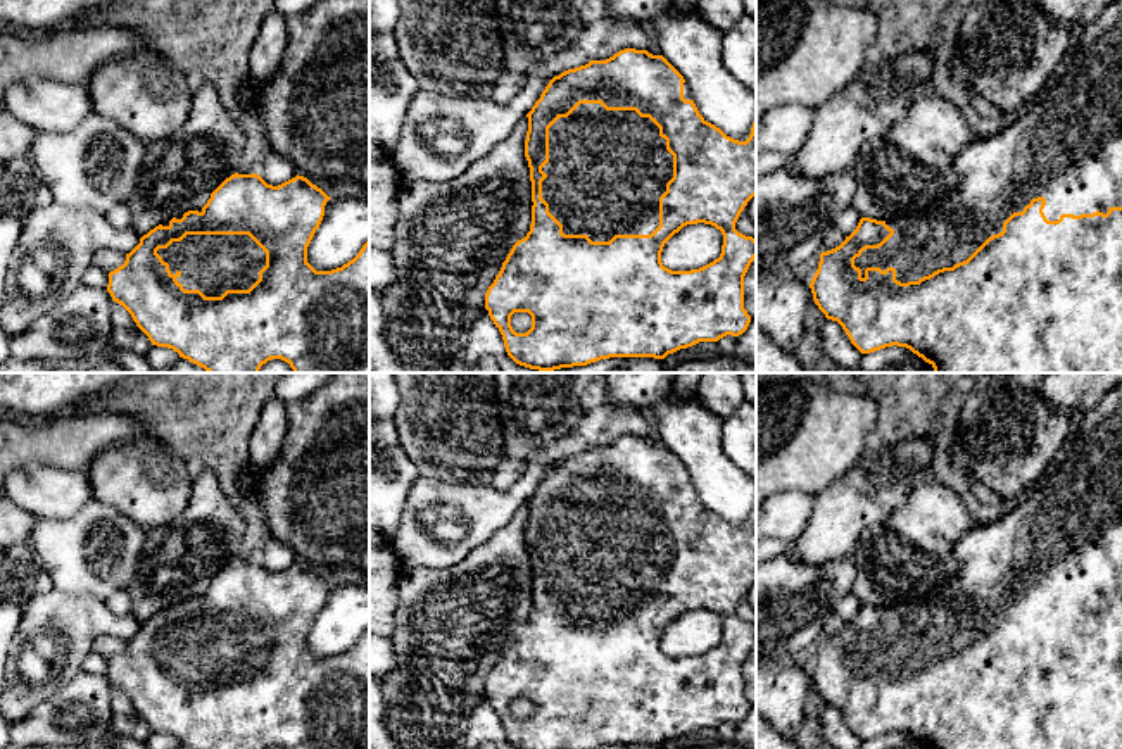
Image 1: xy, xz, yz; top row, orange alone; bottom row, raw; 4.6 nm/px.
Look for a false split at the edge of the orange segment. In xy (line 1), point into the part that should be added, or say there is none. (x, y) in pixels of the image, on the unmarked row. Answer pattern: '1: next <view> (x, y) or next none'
1: next xy (209, 649)

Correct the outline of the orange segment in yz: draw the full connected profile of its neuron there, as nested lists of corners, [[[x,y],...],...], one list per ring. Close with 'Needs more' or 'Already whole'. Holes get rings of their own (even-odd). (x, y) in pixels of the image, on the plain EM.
[[[1122,383],[1081,414],[1081,430],[1065,461],[1050,468],[1017,507],[963,533],[953,556],[958,573],[944,588],[887,607],[861,604],[839,633],[820,640],[810,675],[825,704],[837,708],[861,740],[898,732],[925,749],[1122,749]]]. Needs more

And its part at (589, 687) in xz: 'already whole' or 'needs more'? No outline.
needs more

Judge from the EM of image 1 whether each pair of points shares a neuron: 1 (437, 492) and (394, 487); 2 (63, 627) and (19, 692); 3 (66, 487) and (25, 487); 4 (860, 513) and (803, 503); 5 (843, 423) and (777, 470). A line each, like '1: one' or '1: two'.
1: two
2: one
3: one
4: two
5: one

